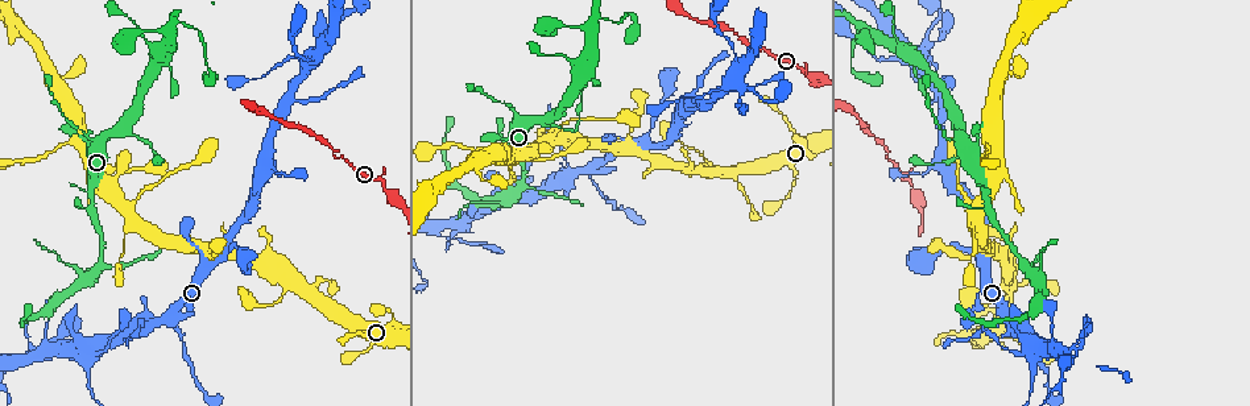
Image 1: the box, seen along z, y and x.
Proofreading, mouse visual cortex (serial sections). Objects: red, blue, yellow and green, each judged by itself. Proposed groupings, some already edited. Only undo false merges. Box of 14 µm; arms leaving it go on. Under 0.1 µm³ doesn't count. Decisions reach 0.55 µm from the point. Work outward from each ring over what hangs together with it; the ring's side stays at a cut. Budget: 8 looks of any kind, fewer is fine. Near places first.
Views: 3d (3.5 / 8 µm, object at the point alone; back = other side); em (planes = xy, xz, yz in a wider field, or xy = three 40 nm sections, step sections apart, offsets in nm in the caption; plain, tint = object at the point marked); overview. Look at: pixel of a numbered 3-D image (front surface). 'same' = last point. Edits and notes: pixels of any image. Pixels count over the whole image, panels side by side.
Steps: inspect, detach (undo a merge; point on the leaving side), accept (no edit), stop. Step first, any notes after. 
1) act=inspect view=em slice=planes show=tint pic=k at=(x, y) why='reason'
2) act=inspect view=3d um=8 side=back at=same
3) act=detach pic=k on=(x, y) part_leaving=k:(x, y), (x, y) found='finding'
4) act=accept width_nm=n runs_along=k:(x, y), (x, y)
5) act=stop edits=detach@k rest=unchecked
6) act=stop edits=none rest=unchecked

act=inspect view=3d um=3.5 pic=1 at=(591, 170) why='thin arm on a thick one'

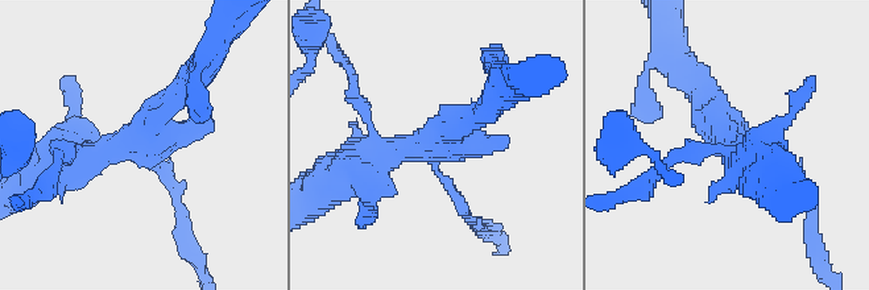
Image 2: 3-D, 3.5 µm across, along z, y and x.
act=inspect view=em slice=xy step=5 show=tint pic=2 at=(135, 140)

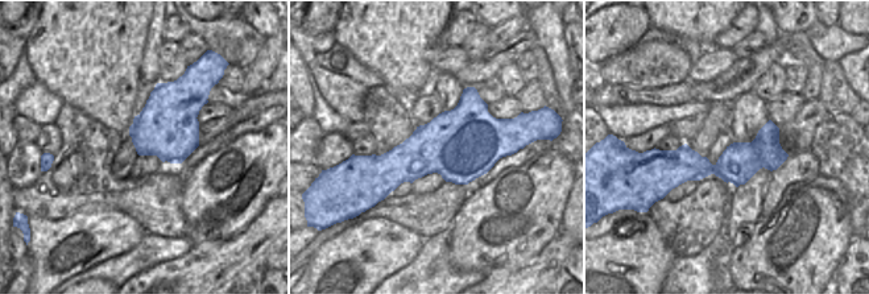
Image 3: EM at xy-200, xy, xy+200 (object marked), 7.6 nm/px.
act=accept width_nm=550 runs_along=2:(202, 69), (137, 139), (59, 158) found='all the same cell'

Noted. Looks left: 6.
act=inspect view=3d um=8 pic=1 at=(1029, 353) why='four arms meet'

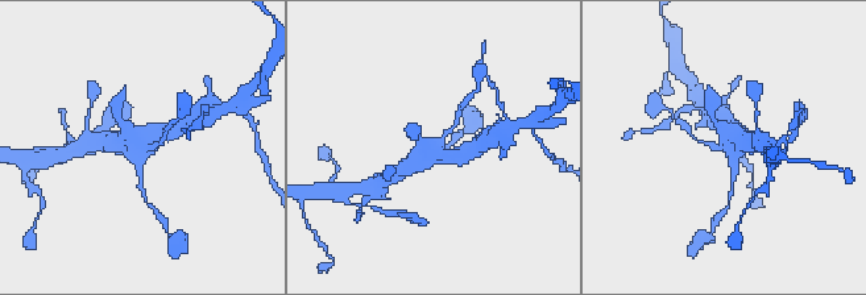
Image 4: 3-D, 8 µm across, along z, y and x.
act=inspect view=em slice=planes show=tint pic=4 at=(139, 144)

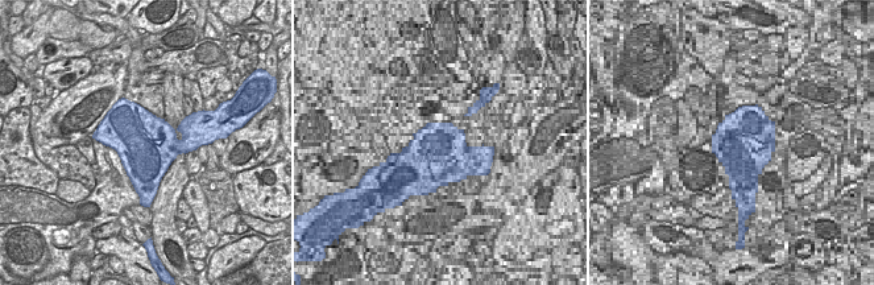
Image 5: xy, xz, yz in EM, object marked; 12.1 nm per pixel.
act=accept runs_along=4:(471, 152), (427, 154), (401, 171) found='continuous, no second cell'

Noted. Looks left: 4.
act=inspect view=3d um=3.5 pic=1 at=(730, 82) why='sharp bend'

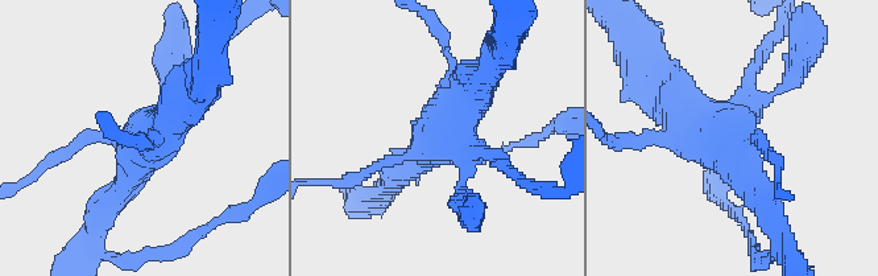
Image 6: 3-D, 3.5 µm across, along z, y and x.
act=inspect view=em slice=planes show=tint pic=6 at=(429, 139) why='shape alone is not enough'

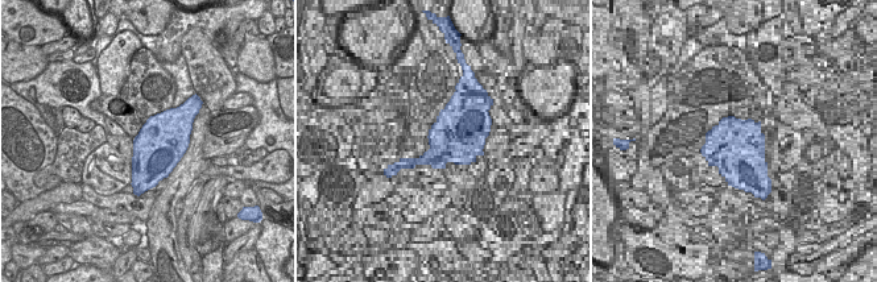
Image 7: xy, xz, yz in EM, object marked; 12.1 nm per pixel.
act=accept runs_along=6:(769, 209), (719, 140), (665, 95) found='continuous, no second cell'

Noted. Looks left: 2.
act=stop edits=none rest=unchecked

